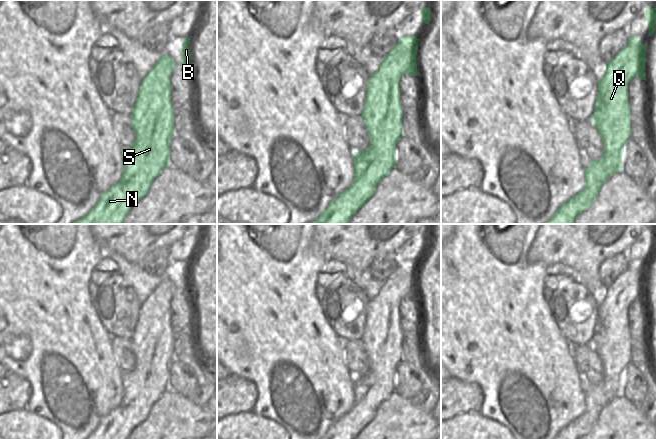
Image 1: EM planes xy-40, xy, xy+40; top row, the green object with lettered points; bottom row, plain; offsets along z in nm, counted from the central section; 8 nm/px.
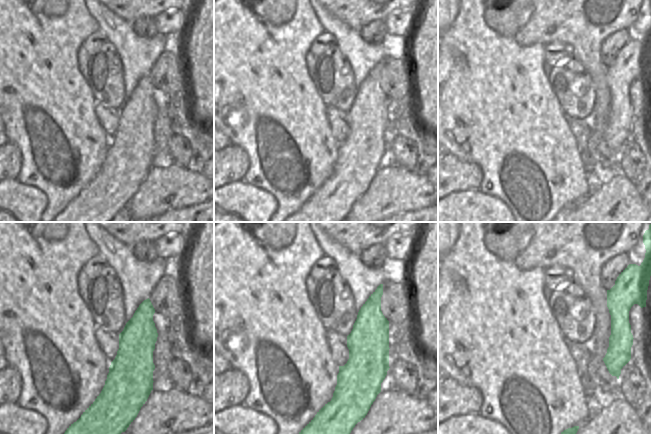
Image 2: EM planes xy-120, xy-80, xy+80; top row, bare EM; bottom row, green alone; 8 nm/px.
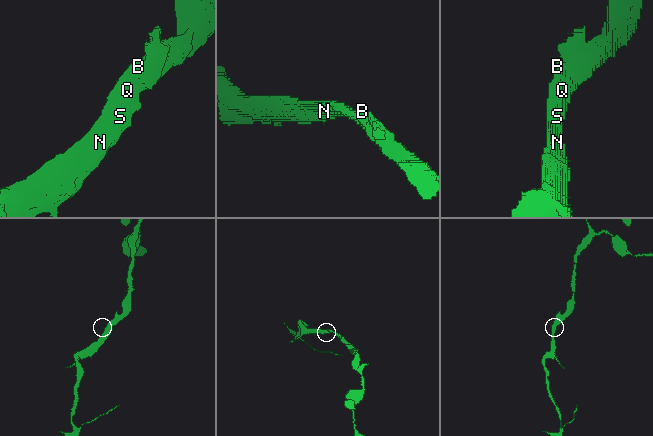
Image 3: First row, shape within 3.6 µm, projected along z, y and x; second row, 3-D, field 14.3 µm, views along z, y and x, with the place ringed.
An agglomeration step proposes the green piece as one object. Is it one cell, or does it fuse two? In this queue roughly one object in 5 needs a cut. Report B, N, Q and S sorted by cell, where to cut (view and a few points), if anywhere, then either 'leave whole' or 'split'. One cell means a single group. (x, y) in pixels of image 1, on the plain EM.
B N Q S; no cut; leave whole

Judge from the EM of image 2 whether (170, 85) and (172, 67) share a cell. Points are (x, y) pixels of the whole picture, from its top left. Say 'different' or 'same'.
same

